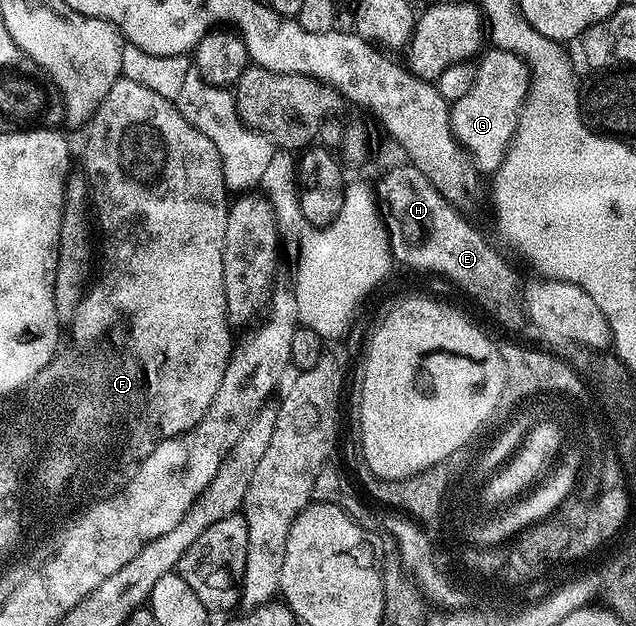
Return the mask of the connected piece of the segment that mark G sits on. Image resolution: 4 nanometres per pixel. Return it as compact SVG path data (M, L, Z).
M495 48L489 49L489 54L485 53L478 62L478 73L474 80L474 88L470 88L470 92L466 92L466 96L462 96L462 100L451 103L450 113L452 115L452 134L456 138L456 141L460 143L461 147L465 151L468 150L472 153L472 158L481 166L482 169L488 170L487 172L495 172L497 168L502 164L502 160L506 156L508 151L508 145L512 142L512 137L516 135L516 125L520 119L520 110L524 107L524 98L528 95L528 83L530 81L530 75L528 73L528 65L524 63L516 54L510 53L508 50L498 50Z

